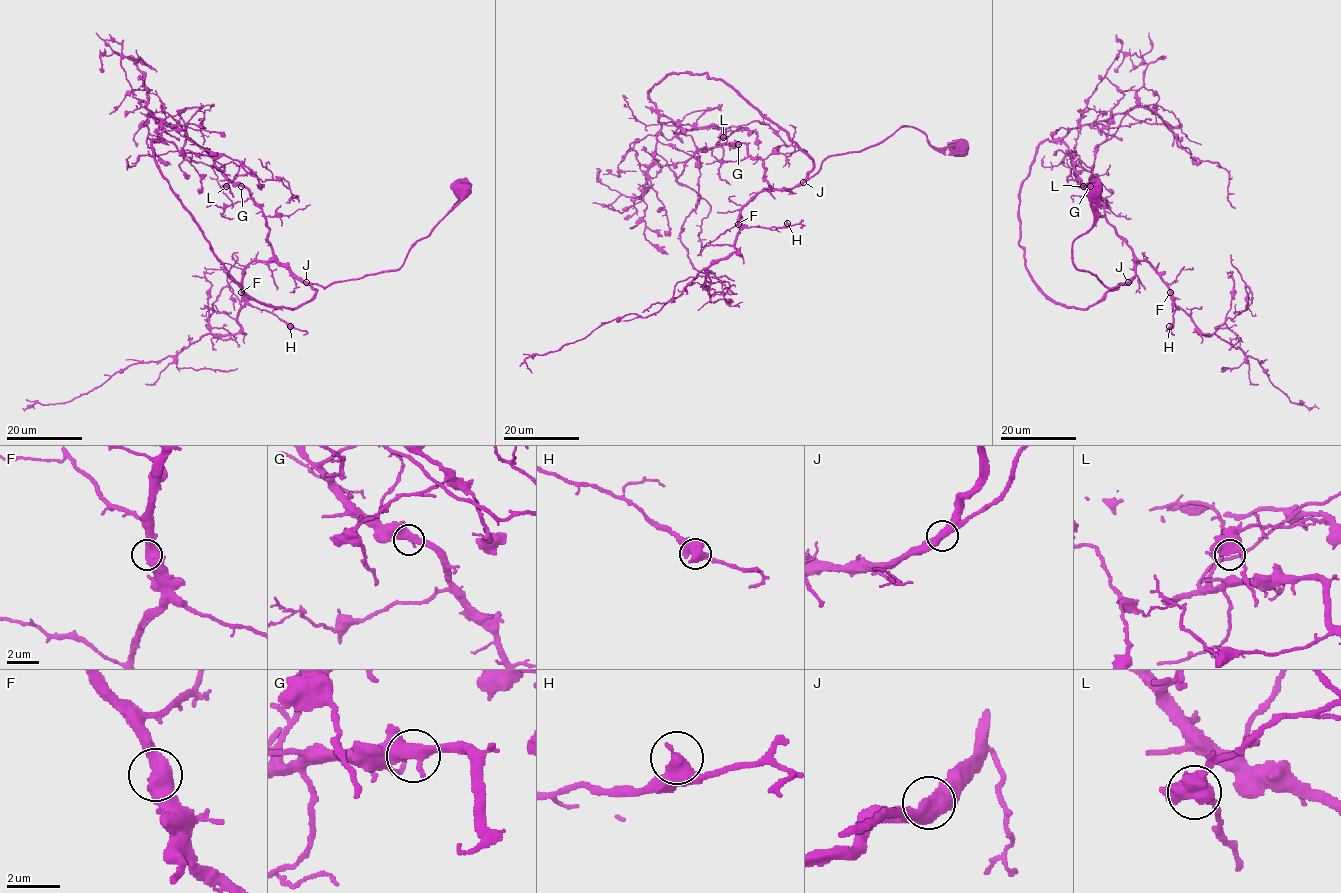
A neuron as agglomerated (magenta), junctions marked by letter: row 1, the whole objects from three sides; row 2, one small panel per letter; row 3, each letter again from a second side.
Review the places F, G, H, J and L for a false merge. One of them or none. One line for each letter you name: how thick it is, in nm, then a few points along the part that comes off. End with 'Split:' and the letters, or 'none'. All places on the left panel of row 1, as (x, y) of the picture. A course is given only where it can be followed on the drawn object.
Split: none

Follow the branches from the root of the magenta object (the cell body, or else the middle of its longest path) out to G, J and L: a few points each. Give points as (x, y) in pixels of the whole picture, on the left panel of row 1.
G: (459, 189), (458, 202), (416, 242), (397, 269), (324, 287), (301, 280), (278, 260), (262, 209), (241, 186)
J: (459, 189), (458, 202), (427, 236), (416, 242), (397, 269), (332, 282), (325, 287), (306, 282)
L: (459, 189), (397, 269), (324, 287), (278, 260), (262, 209), (219, 169), (249, 170), (226, 186)

